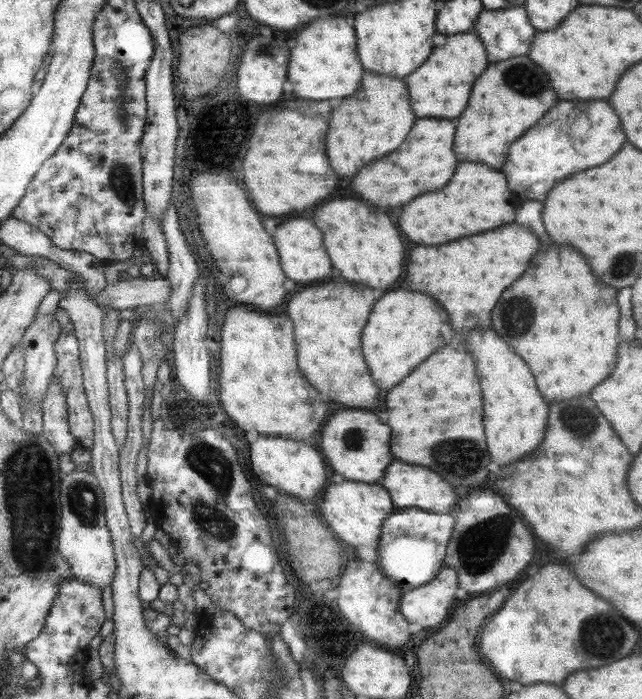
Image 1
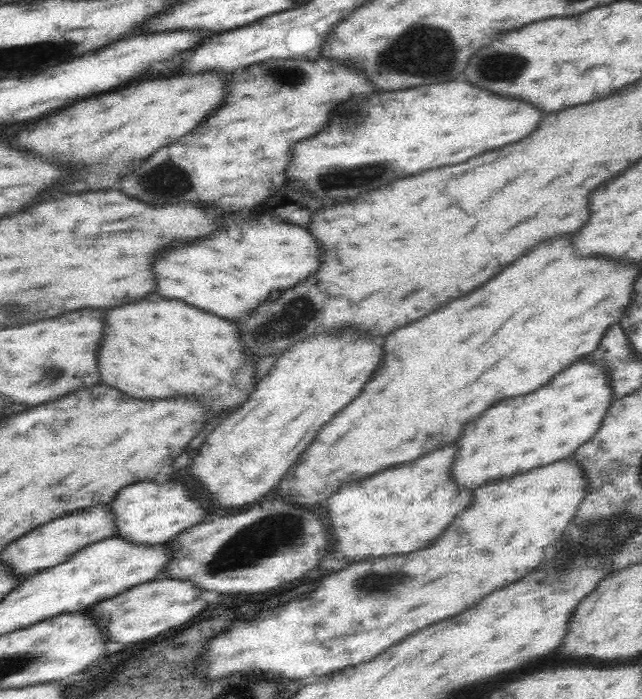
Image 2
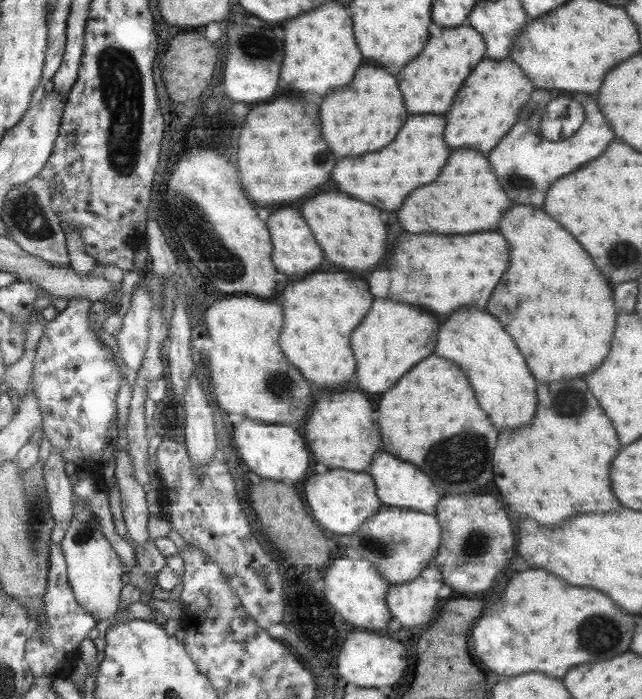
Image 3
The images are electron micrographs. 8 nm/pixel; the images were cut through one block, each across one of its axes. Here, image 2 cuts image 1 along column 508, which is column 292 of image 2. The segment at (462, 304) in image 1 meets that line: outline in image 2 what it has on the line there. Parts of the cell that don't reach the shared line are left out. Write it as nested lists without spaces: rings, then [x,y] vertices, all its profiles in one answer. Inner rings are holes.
[[[232,214],[224,220],[224,228],[220,228],[220,232],[212,232],[212,236],[192,244],[172,244],[172,248],[168,248],[168,252],[152,264],[152,272],[156,272],[156,294],[164,298],[178,298],[226,320],[238,320],[264,302],[272,290],[288,290],[296,282],[306,280],[320,266],[318,260],[318,242],[310,236],[310,232],[294,224],[276,224],[276,220],[268,220],[268,216],[248,220],[244,214]]]

